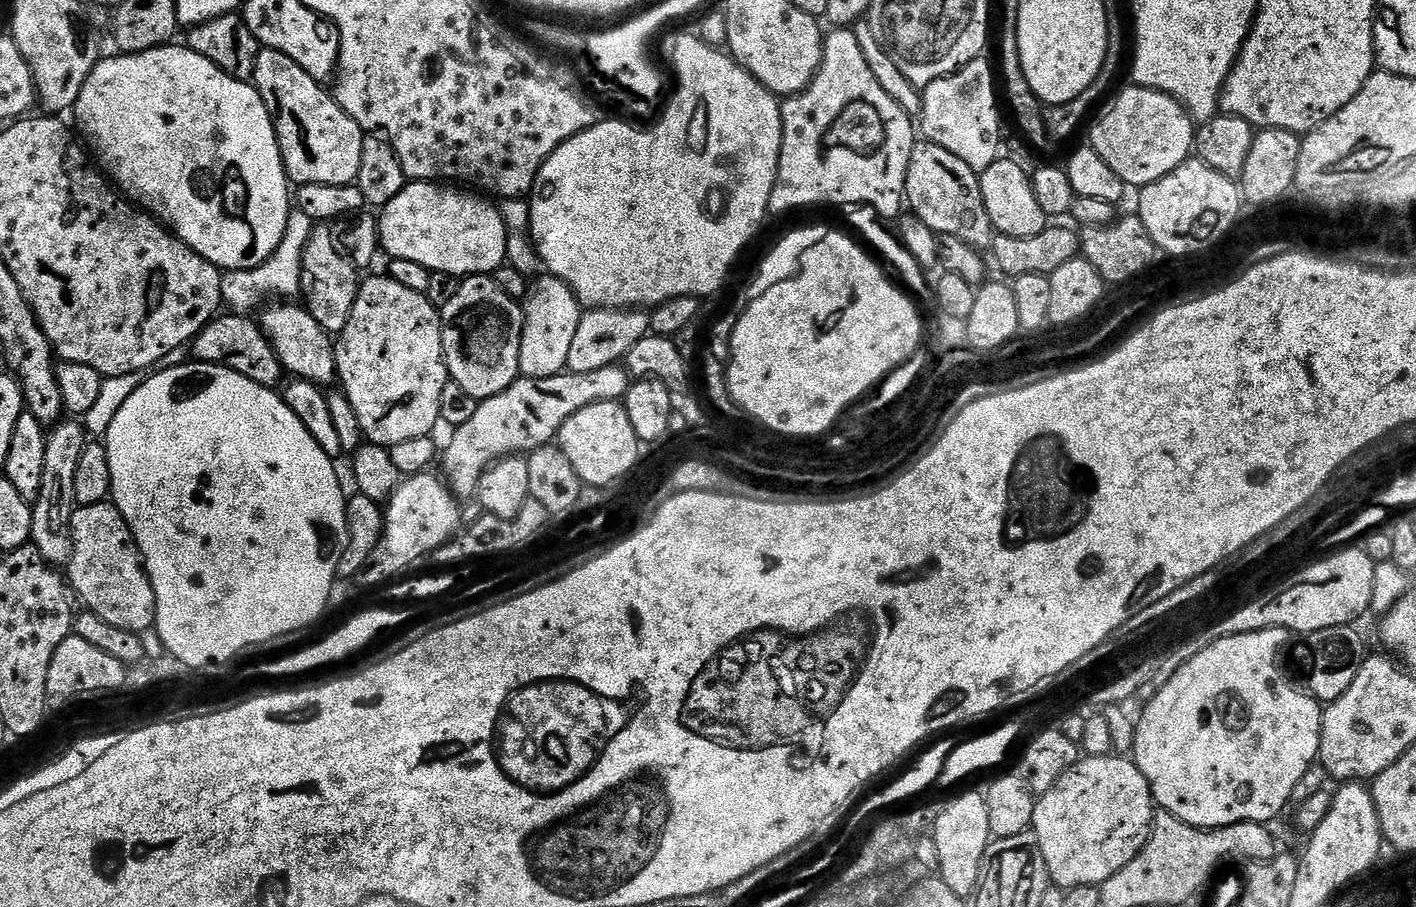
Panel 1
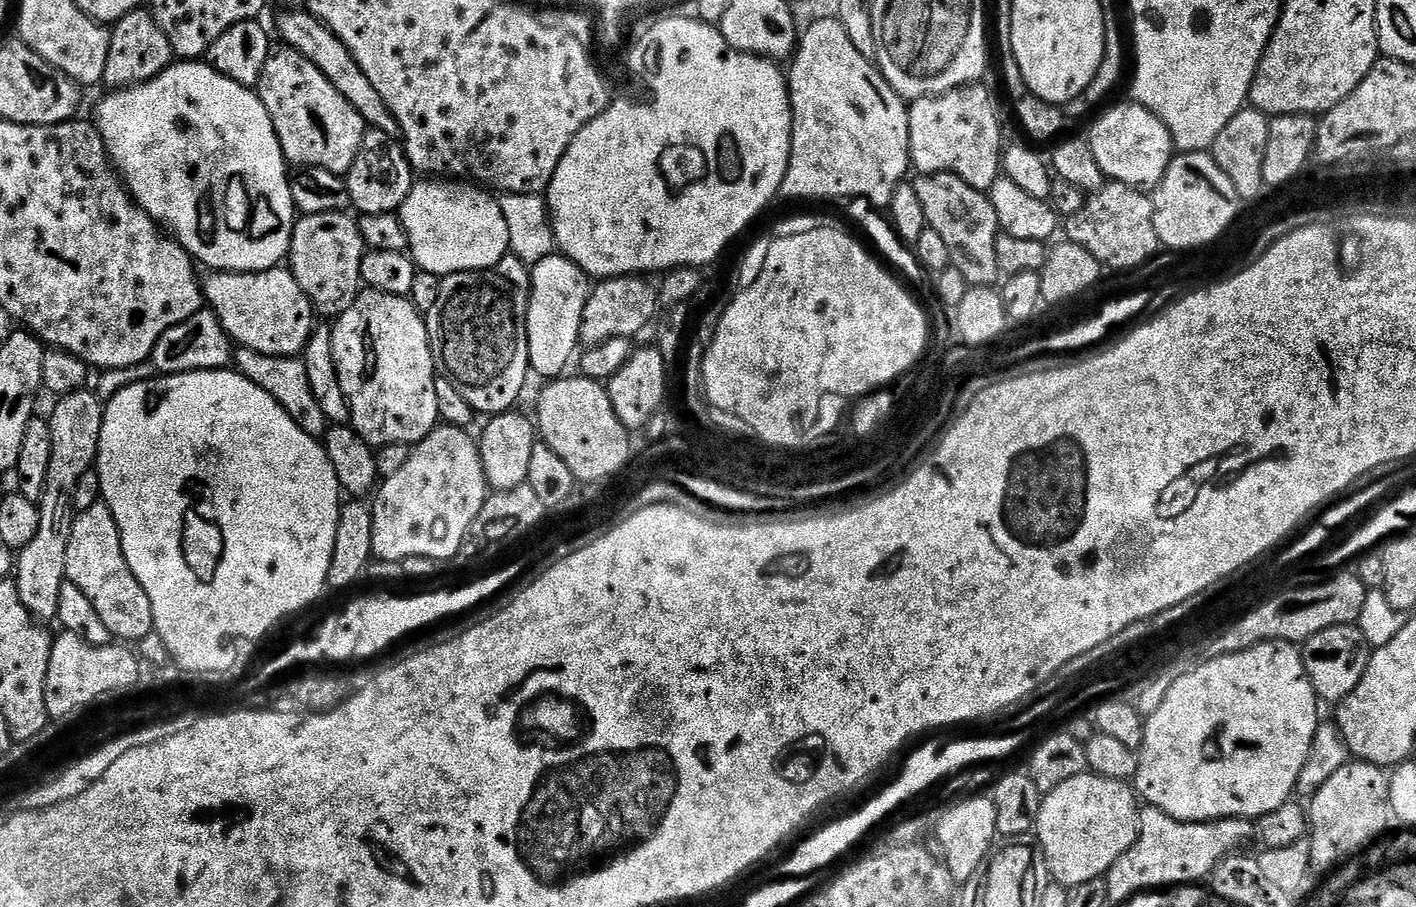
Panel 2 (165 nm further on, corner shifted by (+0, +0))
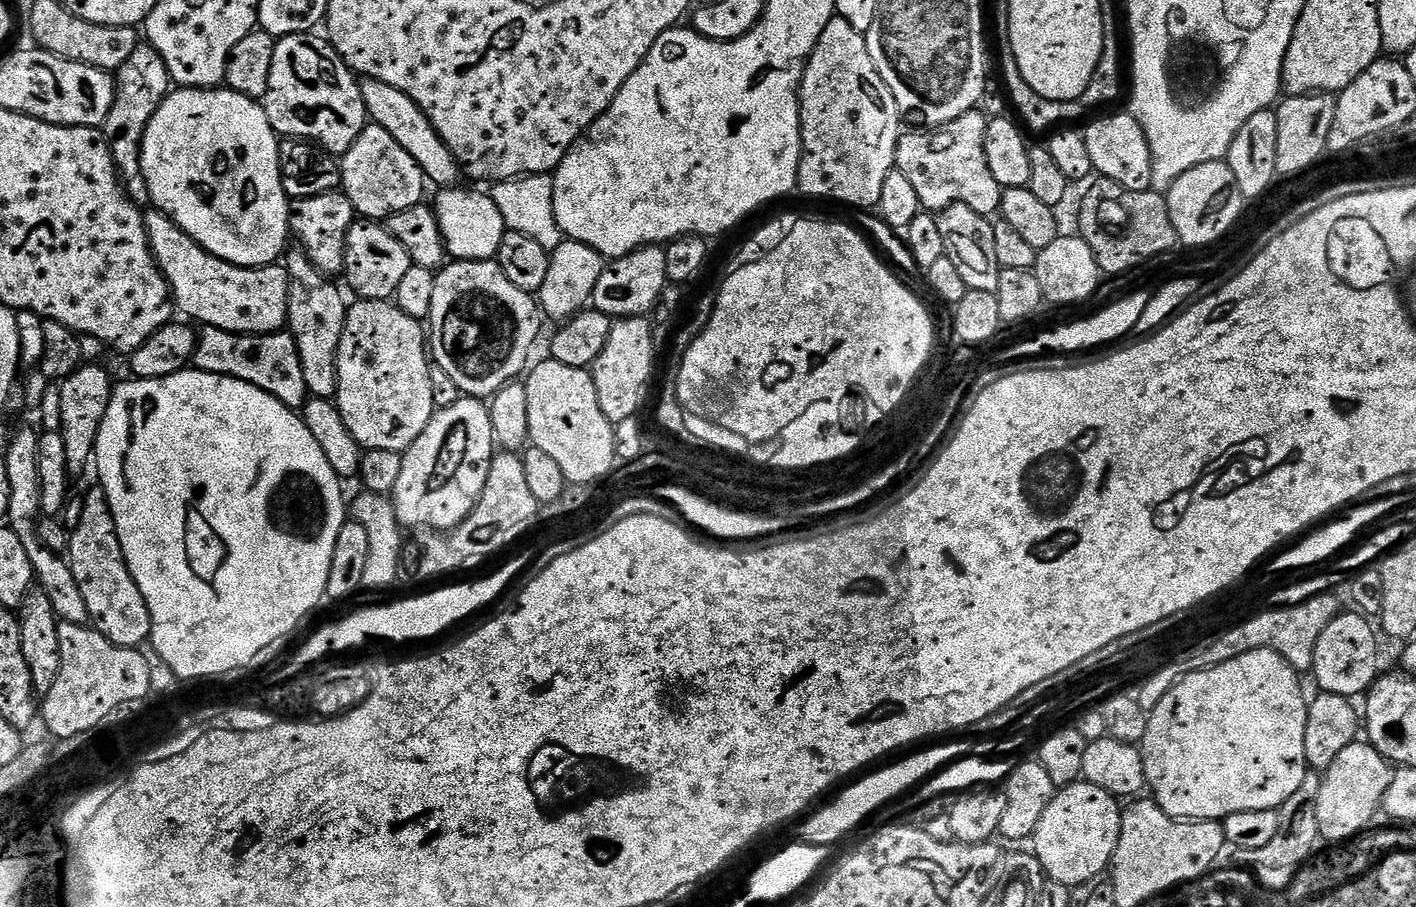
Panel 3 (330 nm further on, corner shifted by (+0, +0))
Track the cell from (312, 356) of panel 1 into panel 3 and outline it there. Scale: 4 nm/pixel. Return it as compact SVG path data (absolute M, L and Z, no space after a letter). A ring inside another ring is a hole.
M145 211L144 229L148 231L148 247L156 265L172 287L175 307L179 311L181 308L189 321L246 336L264 336L287 325L287 267L239 268L198 246L164 212Z

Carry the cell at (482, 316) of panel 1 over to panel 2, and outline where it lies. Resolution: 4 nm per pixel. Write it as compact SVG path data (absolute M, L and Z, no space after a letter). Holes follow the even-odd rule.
M495 271L456 272L453 276L441 279L438 302L434 310L426 314L428 342L438 361L453 384L470 402L478 414L499 414L517 407L516 399L530 377L528 366L528 335L526 334L526 314L528 297L523 292L514 290L510 282L496 275Z

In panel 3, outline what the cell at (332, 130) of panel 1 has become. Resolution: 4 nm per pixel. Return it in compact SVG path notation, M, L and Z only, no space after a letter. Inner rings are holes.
M315 31L299 32L277 39L274 62L270 62L270 86L262 101L264 113L266 118L270 118L270 126L276 131L277 137L310 140L325 148L331 156L343 158L369 123L368 111L357 73L340 57L331 40L316 35L320 34Z

